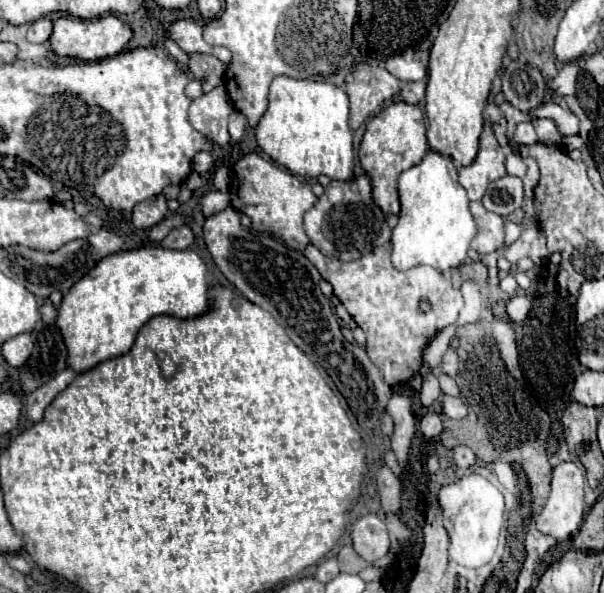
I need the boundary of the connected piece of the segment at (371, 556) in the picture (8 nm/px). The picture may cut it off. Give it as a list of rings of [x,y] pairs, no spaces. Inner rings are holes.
[[[364,515],[352,525],[354,551],[368,563],[384,557],[390,549],[386,523],[378,515]]]

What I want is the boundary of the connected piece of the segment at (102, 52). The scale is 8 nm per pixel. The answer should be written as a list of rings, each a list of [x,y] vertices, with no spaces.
[[[104,15],[92,21],[76,19],[76,17],[60,17],[54,21],[54,31],[50,35],[50,47],[58,57],[82,59],[82,61],[100,61],[106,57],[118,55],[124,45],[130,41],[132,29],[114,15]]]

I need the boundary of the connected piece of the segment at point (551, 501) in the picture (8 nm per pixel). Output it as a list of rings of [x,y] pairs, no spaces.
[[[572,461],[560,463],[552,469],[552,493],[550,493],[542,513],[536,517],[538,531],[562,541],[562,539],[572,537],[580,529],[580,525],[584,521],[584,509],[586,509],[586,505],[584,505],[584,481],[586,481],[586,471],[580,469]]]

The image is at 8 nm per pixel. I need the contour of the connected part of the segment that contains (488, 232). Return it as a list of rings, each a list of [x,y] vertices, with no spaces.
[[[480,201],[470,203],[470,211],[472,211],[476,225],[478,225],[478,233],[472,239],[470,247],[474,251],[478,251],[480,255],[488,255],[488,253],[498,251],[504,243],[506,219],[496,213],[488,213]]]

